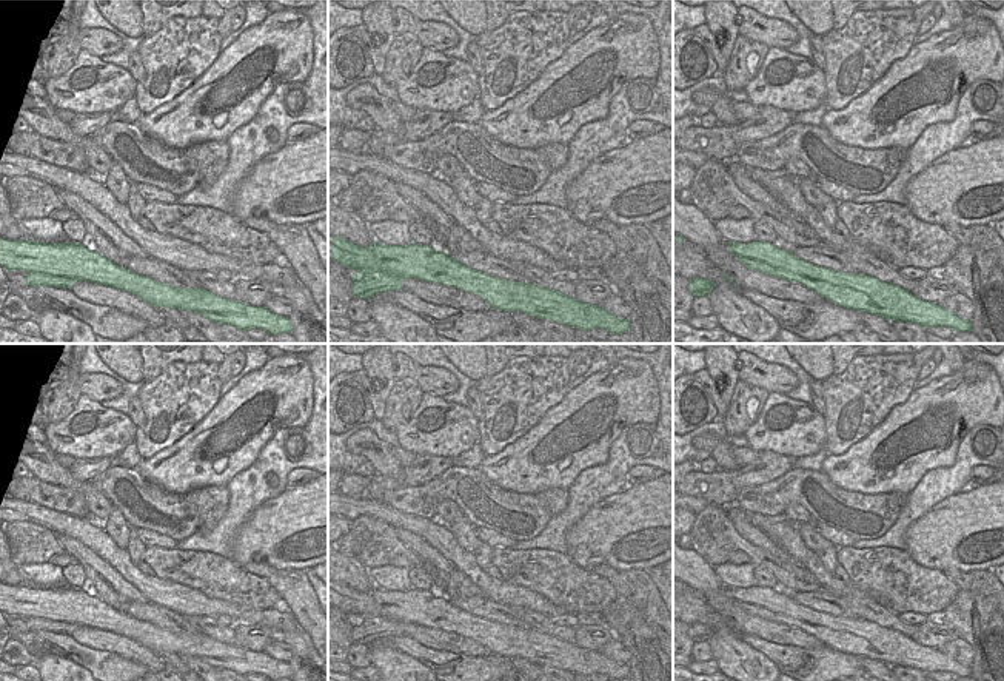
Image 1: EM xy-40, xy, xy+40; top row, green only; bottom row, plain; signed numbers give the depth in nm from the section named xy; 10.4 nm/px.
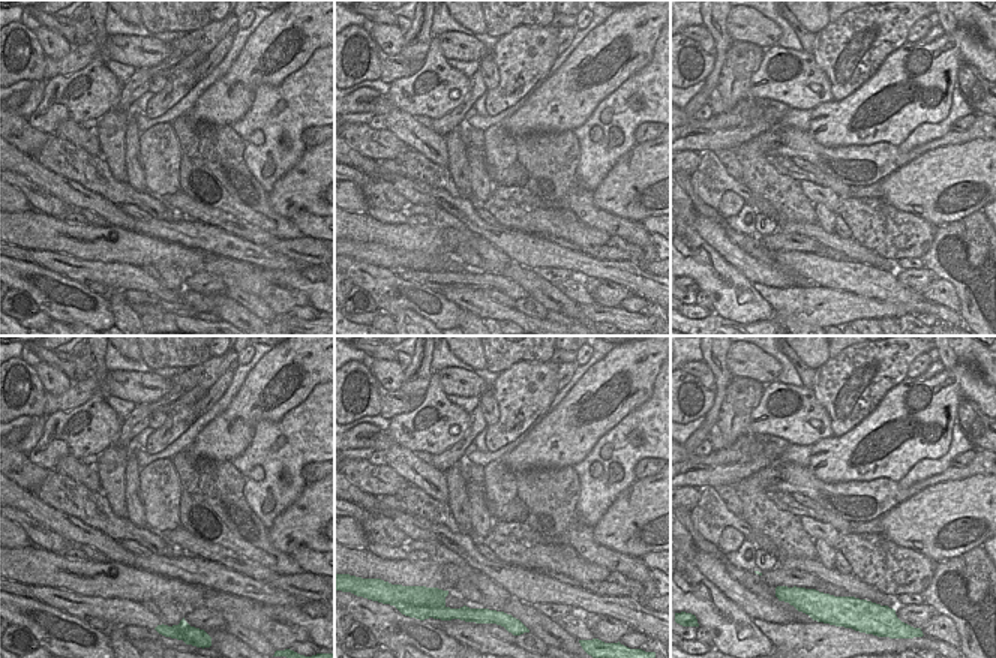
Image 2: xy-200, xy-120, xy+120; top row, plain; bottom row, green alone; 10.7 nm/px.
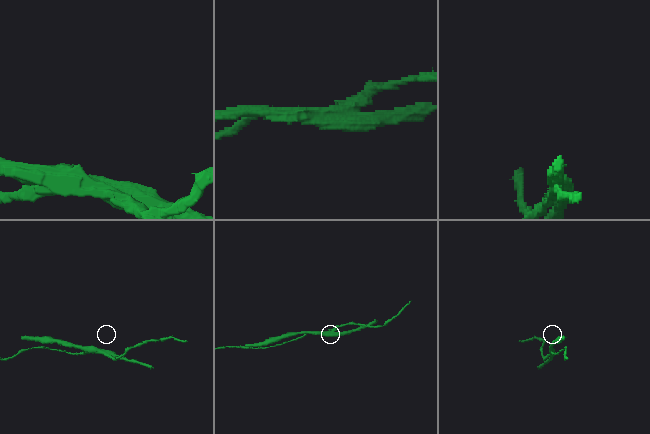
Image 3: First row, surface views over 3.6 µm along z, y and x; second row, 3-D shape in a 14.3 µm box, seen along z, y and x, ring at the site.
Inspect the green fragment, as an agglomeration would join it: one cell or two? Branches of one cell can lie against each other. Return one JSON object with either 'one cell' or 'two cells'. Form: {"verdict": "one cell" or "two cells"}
{"verdict": "two cells"}

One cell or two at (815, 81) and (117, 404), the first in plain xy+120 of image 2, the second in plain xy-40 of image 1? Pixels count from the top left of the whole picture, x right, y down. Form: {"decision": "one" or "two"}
{"decision": "two"}

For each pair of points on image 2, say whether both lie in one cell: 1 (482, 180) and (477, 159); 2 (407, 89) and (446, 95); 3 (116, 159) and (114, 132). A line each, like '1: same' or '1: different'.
1: same
2: same
3: same

